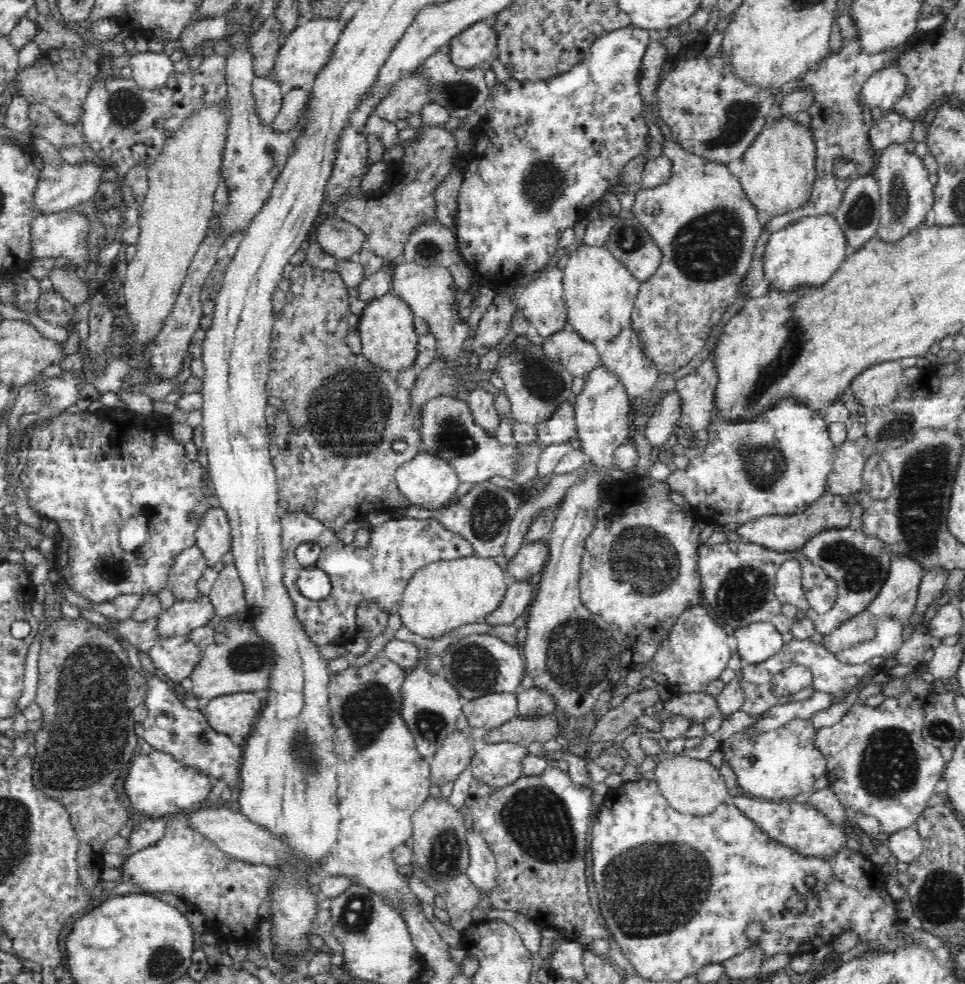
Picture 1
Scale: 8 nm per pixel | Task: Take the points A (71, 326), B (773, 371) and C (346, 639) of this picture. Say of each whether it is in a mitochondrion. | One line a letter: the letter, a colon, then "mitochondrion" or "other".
A: other
B: mitochondrion
C: other

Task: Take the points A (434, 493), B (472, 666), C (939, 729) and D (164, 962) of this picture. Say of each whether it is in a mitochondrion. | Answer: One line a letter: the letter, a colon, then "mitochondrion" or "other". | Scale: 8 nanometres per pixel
A: other
B: mitochondrion
C: mitochondrion
D: mitochondrion

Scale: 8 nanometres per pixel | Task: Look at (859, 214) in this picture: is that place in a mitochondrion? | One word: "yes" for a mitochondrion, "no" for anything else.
yes

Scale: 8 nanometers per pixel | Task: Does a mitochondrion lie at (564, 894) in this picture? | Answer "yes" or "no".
no

